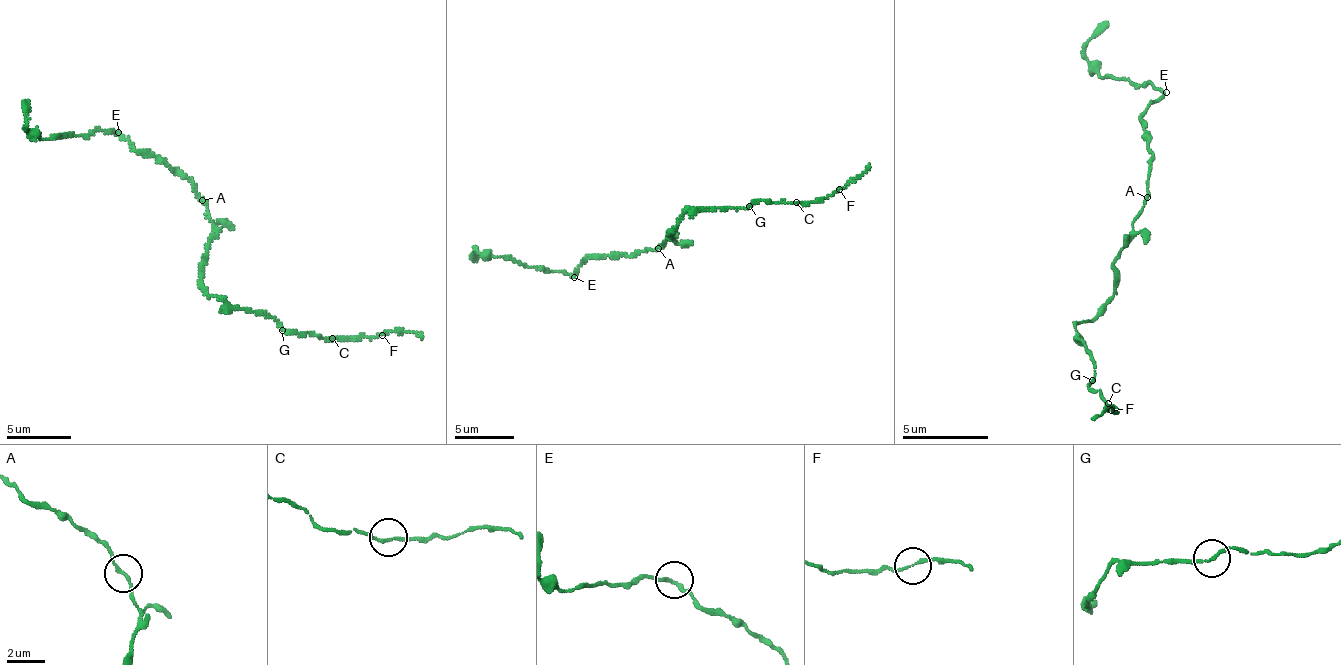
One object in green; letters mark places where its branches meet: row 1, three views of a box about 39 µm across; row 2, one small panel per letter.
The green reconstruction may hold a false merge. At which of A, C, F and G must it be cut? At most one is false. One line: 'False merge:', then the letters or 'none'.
False merge: none

